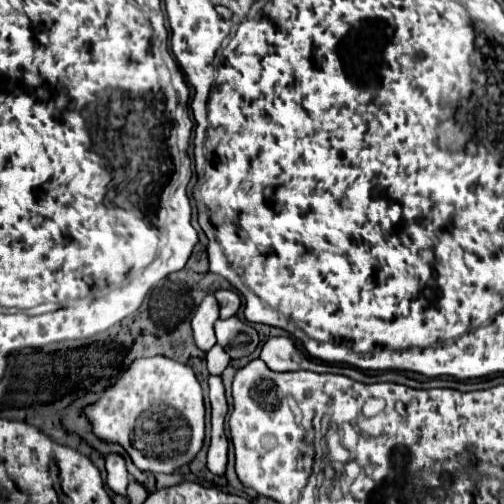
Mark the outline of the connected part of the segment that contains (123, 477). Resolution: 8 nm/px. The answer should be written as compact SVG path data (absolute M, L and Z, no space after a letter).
M110 454L106 458L106 470L108 470L108 478L106 478L106 484L112 492L120 494L120 496L126 496L126 486L128 486L128 470L126 470L126 464L124 464L124 458L122 456L116 456L116 454Z

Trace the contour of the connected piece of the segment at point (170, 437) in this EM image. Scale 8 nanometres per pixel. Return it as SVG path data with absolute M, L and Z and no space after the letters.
M162 354L136 358L122 378L102 392L98 402L84 408L92 432L102 442L120 444L134 466L144 472L174 474L182 466L188 466L202 450L206 430L204 392L192 366L184 362Z

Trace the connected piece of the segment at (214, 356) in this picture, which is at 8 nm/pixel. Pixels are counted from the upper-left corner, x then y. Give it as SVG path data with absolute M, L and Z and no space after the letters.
M216 344L212 350L208 350L206 360L208 360L210 374L222 374L230 362L230 356L224 352L224 348L220 348L220 344Z

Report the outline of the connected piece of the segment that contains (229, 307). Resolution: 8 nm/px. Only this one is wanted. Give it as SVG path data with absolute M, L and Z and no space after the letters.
M218 290L216 294L216 300L220 304L220 318L230 318L230 316L236 316L236 312L240 310L240 296L232 290Z

